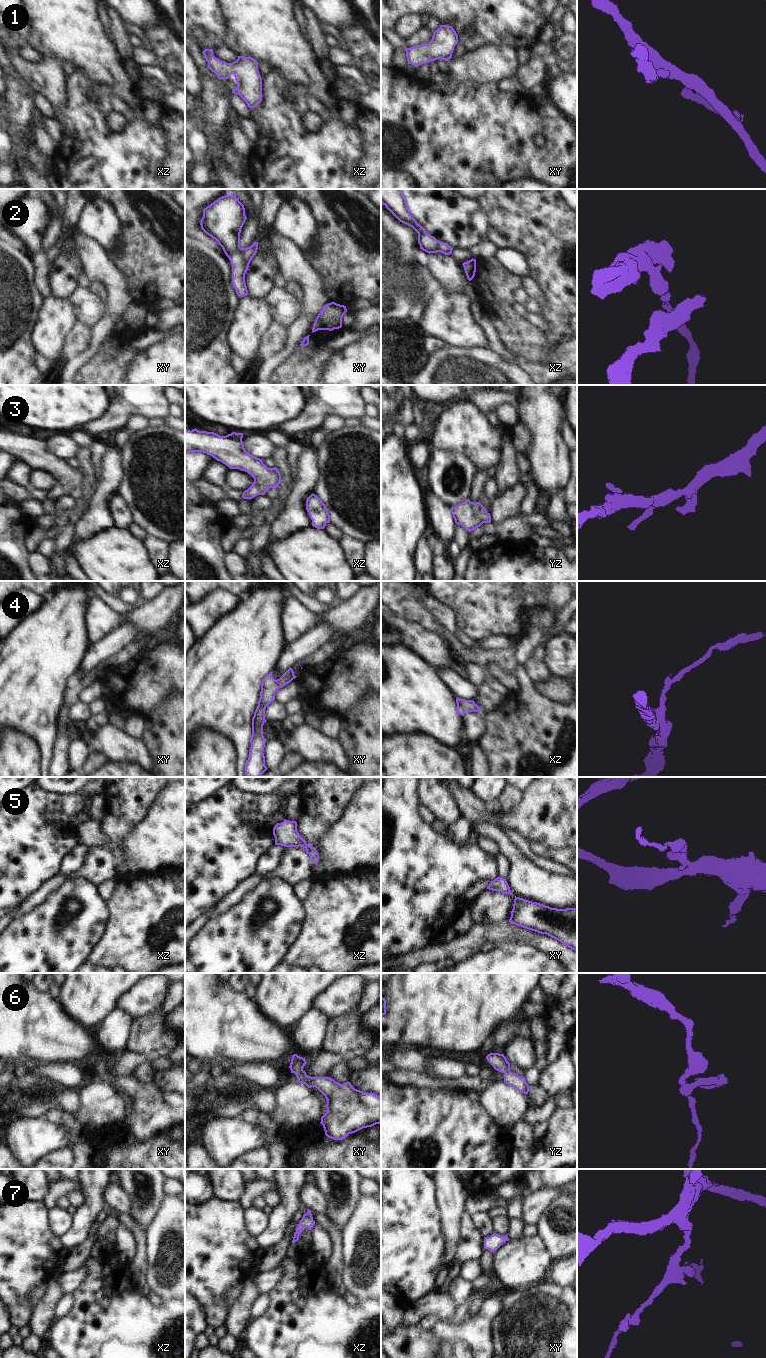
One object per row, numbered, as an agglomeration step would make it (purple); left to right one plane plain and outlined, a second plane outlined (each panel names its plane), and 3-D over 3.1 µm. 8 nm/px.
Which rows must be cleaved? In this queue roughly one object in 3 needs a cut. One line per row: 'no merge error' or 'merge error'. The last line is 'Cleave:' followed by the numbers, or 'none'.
1: no merge error
2: no merge error
3: no merge error
4: no merge error
5: no merge error
6: no merge error
7: no merge error
Cleave: none

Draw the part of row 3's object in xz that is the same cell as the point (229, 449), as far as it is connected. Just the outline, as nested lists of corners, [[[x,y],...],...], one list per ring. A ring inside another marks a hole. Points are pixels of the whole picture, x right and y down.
[[[185,429],[185,453],[203,452],[222,462],[230,469],[239,469],[254,478],[252,485],[243,492],[243,499],[265,495],[270,488],[277,488],[281,474],[276,467],[268,468],[262,459],[248,453],[242,441],[243,433],[232,432],[220,436],[214,432]]]

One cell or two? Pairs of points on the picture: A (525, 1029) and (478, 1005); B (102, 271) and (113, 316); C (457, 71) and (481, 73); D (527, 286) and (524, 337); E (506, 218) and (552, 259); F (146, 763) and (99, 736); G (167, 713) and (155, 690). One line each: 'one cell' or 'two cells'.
A: two cells
B: one cell
C: one cell
D: two cells
E: one cell
F: one cell
G: two cells

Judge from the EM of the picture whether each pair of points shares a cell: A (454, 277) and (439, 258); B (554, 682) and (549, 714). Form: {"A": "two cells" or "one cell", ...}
{"A": "one cell", "B": "two cells"}

